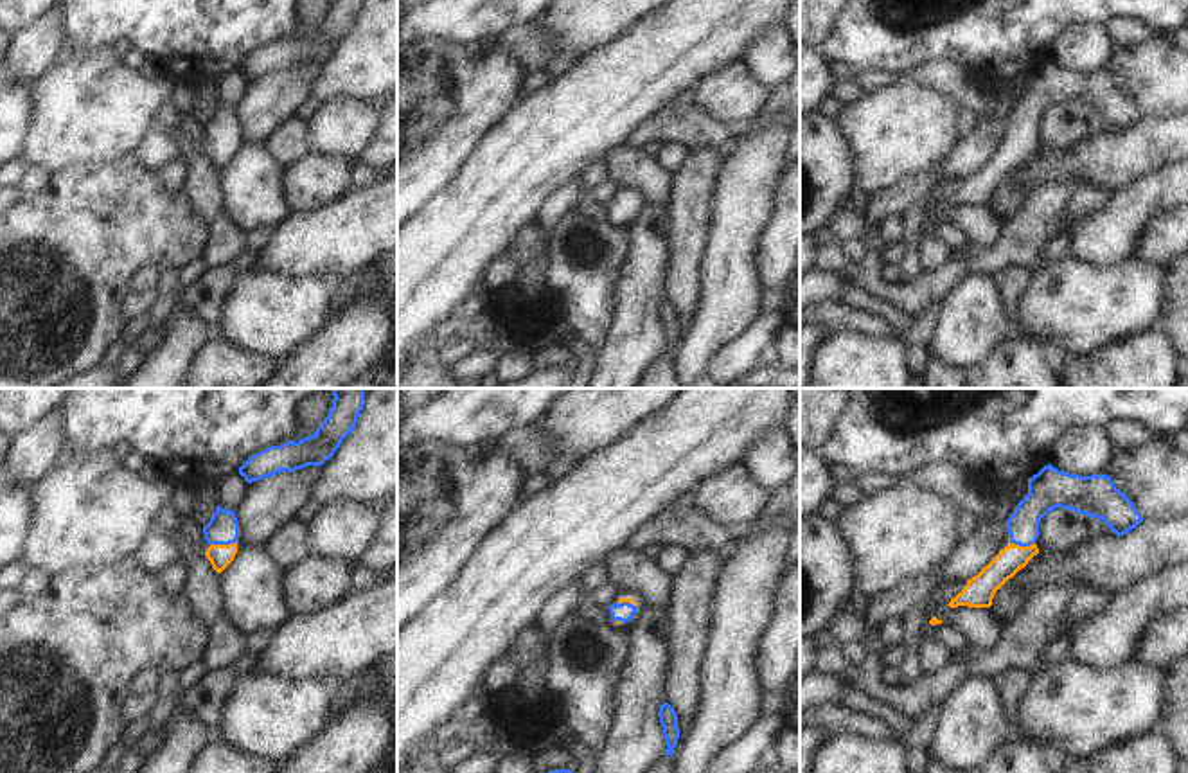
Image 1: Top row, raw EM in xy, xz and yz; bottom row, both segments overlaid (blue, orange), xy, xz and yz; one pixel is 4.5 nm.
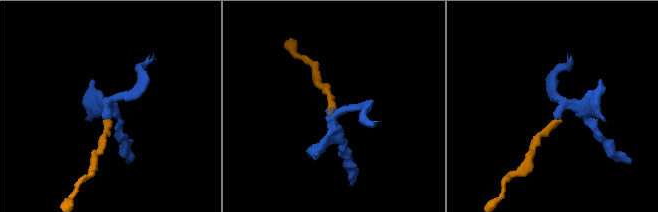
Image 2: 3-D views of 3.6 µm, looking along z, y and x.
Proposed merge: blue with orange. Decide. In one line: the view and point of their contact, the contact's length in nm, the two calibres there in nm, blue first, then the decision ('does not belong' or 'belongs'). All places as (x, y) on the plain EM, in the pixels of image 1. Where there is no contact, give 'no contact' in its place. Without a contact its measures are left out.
xy (221, 141) | 110 nm | 140/110 nm | belongs

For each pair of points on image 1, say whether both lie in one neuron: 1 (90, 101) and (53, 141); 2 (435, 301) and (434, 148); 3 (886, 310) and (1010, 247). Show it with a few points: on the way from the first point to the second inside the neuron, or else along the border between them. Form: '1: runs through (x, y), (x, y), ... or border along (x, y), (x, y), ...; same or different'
1: runs through (83, 110), (62, 132); same
2: border along (462, 164), (416, 213); different
3: border along (858, 284), (895, 302), (919, 319); different

